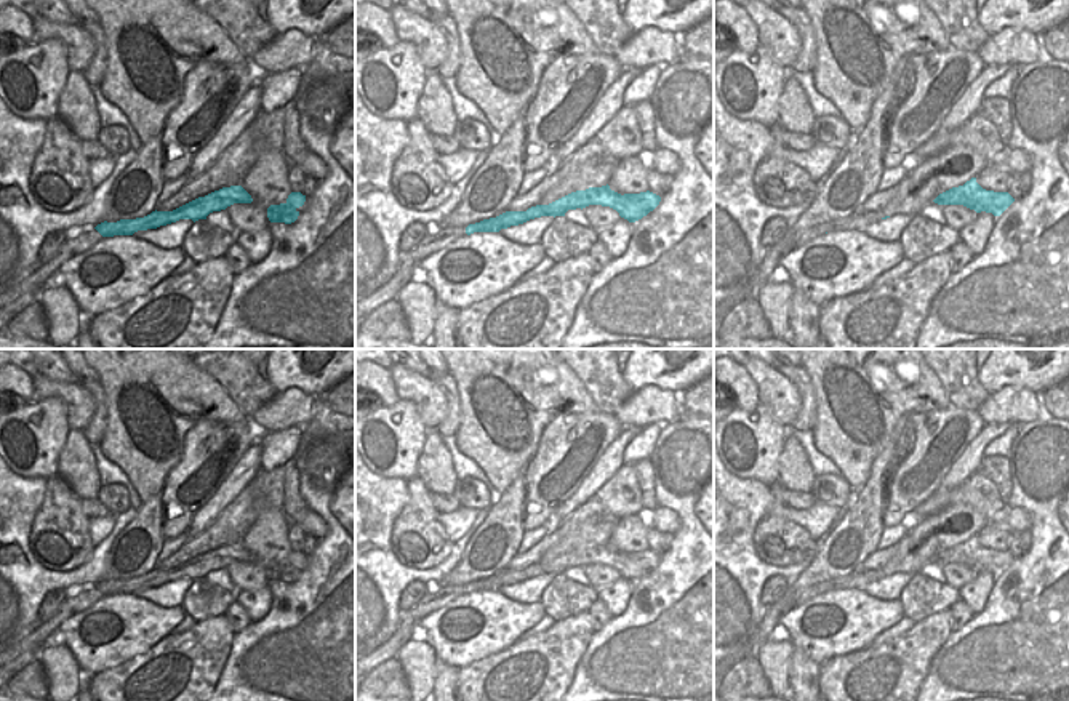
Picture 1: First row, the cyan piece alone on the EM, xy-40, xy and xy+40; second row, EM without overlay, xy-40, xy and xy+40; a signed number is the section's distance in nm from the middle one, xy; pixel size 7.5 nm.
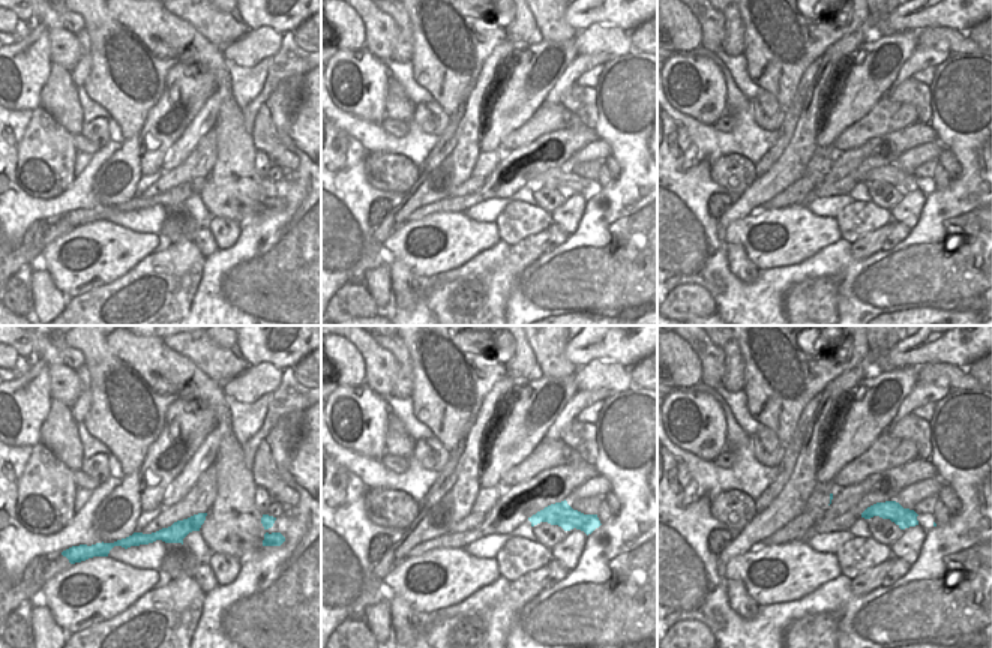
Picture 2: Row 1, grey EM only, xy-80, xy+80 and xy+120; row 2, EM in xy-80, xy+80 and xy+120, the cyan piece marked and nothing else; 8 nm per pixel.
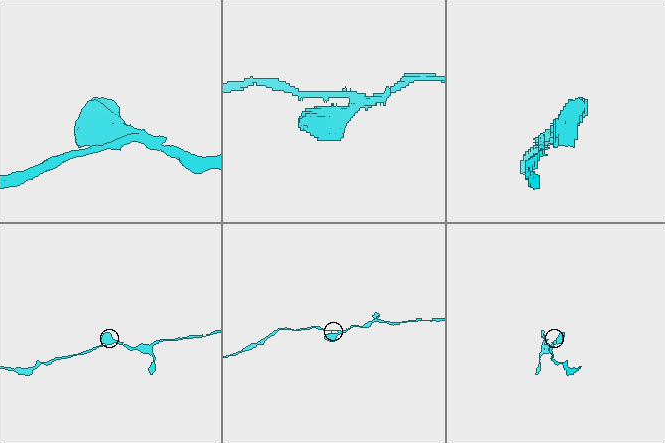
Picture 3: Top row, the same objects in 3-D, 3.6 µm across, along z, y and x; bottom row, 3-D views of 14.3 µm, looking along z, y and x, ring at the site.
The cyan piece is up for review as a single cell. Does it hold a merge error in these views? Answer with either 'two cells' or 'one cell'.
two cells

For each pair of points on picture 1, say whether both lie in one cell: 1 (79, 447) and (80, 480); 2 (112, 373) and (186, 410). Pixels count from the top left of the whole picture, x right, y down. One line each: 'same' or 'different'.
1: same
2: same

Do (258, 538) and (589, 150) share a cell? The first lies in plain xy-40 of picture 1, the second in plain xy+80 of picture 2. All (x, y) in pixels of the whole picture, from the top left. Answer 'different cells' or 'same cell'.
different cells

